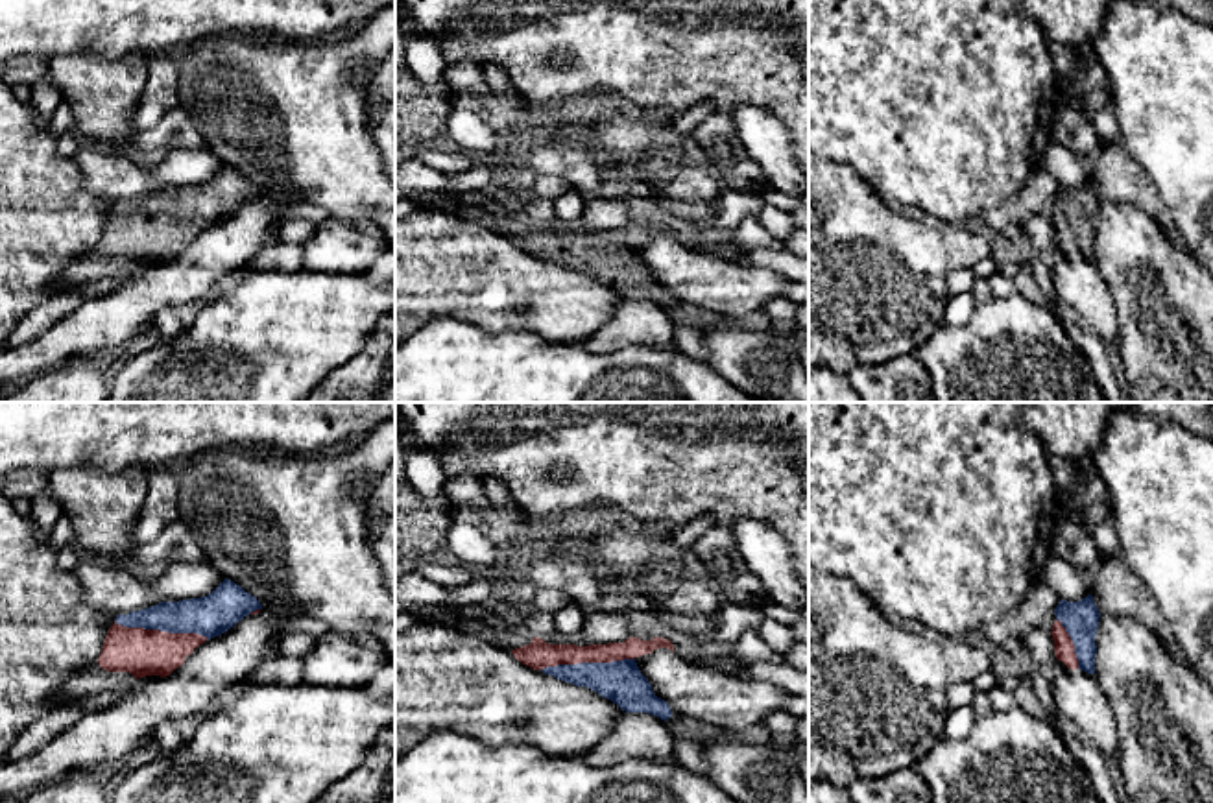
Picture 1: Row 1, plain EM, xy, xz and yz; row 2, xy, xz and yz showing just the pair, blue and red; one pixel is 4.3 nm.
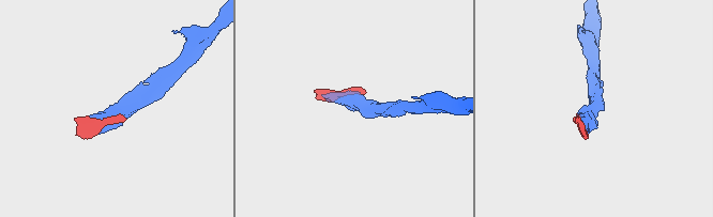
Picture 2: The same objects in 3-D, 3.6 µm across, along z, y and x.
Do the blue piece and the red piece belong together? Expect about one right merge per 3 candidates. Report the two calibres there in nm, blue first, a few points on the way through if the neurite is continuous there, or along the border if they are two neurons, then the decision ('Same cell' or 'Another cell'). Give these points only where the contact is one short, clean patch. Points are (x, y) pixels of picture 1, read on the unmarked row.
Thickness 180 nm (blue) against 200 nm. Same cell

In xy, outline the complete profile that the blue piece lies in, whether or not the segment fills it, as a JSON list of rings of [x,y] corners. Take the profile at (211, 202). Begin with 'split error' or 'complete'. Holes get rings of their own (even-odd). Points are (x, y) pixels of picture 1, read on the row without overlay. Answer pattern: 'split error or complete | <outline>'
split error | [[[225,164],[207,183],[116,201],[98,247],[70,260],[65,273],[72,282],[96,282],[131,275],[138,264],[166,264],[199,231],[260,196],[255,183]]]

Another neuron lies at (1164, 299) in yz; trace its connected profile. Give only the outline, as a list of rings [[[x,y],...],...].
[[[1100,201],[1095,233],[1093,262],[1115,299],[1126,401],[1148,402],[1161,388],[1174,388],[1185,395],[1185,402],[1213,402],[1213,275],[1135,205]]]

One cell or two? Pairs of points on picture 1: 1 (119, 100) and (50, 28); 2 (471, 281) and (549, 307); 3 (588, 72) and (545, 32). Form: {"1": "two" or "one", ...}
{"1": "two", "2": "one", "3": "one"}

